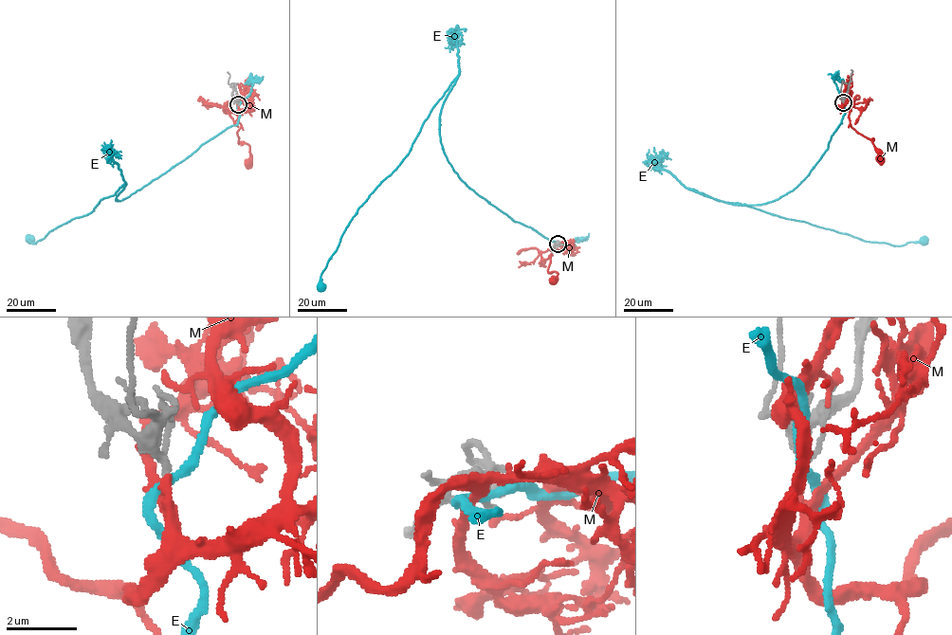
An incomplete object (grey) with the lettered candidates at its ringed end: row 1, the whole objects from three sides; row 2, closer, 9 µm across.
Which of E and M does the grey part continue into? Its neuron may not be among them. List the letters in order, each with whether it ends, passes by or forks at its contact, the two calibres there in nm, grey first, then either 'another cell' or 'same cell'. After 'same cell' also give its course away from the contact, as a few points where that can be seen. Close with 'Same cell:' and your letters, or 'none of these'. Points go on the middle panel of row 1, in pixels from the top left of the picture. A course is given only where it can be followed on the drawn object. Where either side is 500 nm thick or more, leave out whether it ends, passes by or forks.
E: it passes by; 190 nm thick on the grey side, 240 nm on the other; another cell
M: it ends there; 190 nm thick on the grey side, 170 nm on the other; same cell; it runs (558, 244), (551, 254), (548, 272), (558, 274), (557, 280), (553, 281)
Same cell: M

